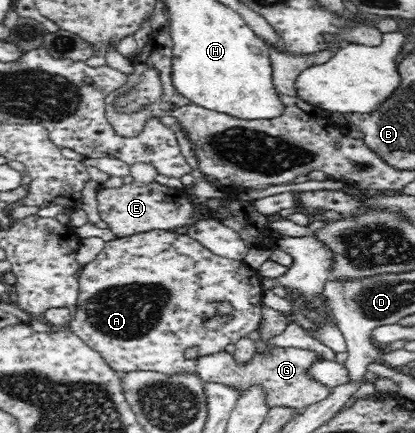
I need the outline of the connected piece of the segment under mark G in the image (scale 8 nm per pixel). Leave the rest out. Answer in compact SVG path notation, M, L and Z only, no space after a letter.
M276 347L270 353L262 355L255 353L254 357L250 359L250 363L244 364L242 367L233 355L222 351L198 358L195 371L203 382L232 385L240 388L240 394L242 390L246 391L252 385L259 385L265 389L265 400L268 407L291 407L297 415L302 413L306 407L326 399L332 393L330 386L320 384L307 373L307 370L320 359L322 358L316 351L296 347Z

